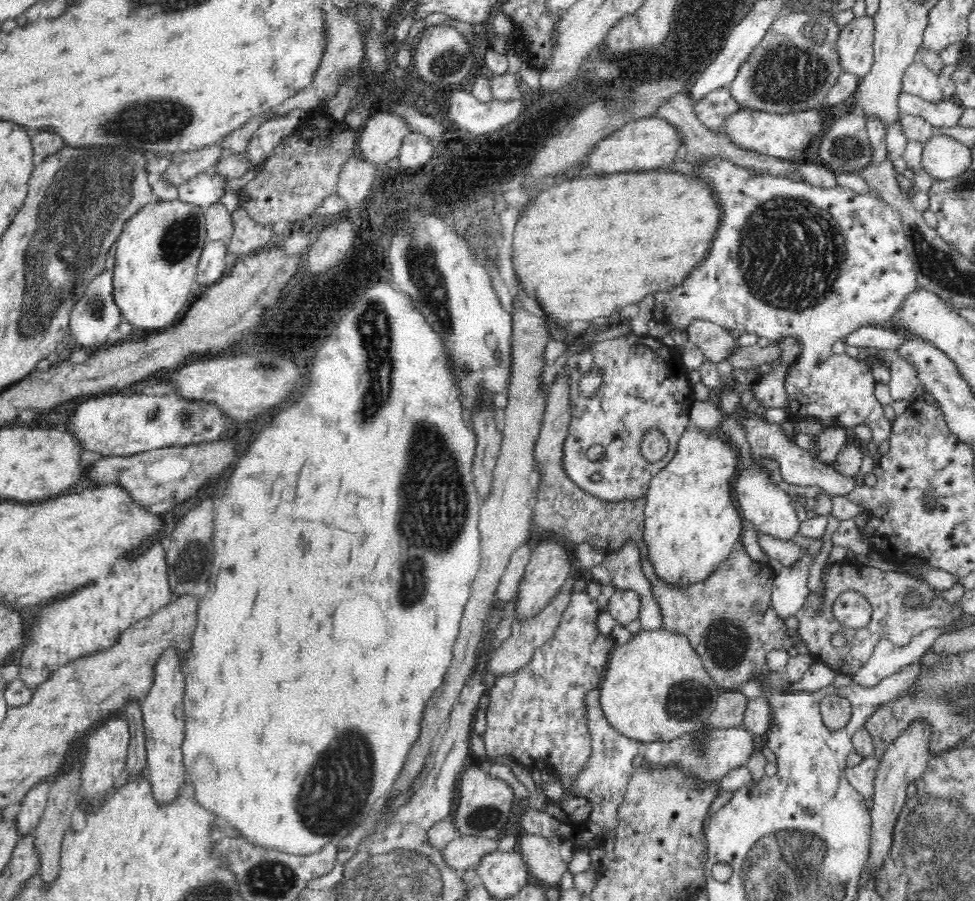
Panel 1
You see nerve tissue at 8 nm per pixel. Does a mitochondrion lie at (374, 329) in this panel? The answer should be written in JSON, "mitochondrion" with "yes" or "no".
{"mitochondrion":"yes"}

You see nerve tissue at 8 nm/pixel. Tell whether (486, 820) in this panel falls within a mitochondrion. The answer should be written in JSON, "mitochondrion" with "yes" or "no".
{"mitochondrion":"yes"}

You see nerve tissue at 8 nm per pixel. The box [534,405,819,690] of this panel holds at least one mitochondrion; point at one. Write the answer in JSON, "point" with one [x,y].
{"point":[727,643]}

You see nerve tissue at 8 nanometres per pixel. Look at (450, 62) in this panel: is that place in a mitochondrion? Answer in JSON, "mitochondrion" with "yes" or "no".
{"mitochondrion":"yes"}

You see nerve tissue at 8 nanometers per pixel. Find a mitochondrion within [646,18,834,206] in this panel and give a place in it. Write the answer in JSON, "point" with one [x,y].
{"point":[788,76]}

